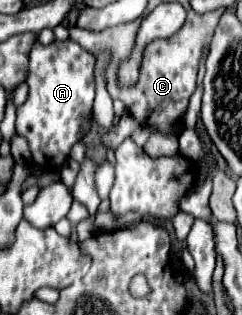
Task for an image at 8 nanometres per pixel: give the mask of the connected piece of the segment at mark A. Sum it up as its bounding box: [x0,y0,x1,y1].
[16,41,94,167]

